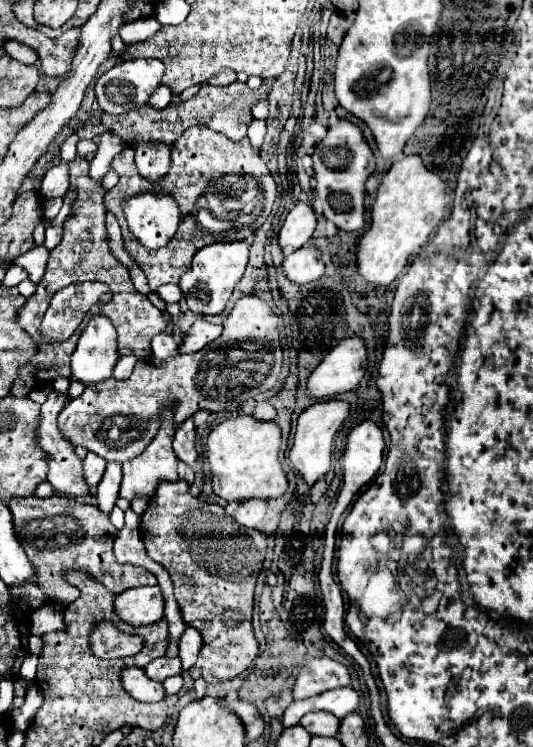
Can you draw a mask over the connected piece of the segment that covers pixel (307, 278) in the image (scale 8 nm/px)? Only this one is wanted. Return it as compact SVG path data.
M303 246L303 248L295 250L293 254L289 254L283 260L283 270L285 270L285 276L293 284L299 284L299 286L319 280L325 272L325 264L321 260L321 250L315 246Z

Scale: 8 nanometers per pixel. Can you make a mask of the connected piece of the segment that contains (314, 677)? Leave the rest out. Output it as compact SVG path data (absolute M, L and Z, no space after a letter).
M313 658L301 666L301 672L291 688L295 700L317 696L325 690L349 686L349 670L331 658Z

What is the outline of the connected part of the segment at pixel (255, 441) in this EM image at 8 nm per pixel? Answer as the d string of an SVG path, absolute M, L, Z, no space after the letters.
M235 416L217 424L207 438L207 460L211 466L213 492L231 500L279 498L285 494L289 480L279 462L281 428L275 422L259 422L253 416Z

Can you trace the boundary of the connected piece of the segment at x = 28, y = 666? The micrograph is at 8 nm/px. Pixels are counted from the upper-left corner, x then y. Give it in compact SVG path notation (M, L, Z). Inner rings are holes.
M27 654L25 660L23 660L23 666L21 666L19 674L27 682L27 686L33 686L35 684L35 674L37 674L37 656Z

